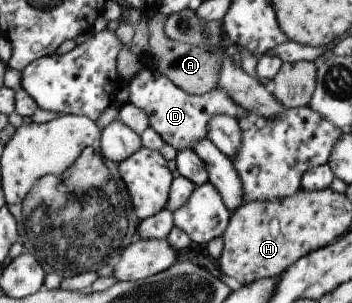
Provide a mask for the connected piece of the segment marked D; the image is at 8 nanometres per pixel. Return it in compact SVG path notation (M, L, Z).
M153 67L140 69L125 84L128 88L128 102L145 112L148 117L148 125L161 136L165 143L171 145L176 151L192 149L198 141L206 138L208 121L212 119L213 115L225 114L236 120L247 115L247 111L237 105L233 98L222 89L213 88L200 96L188 94L173 85L172 81L169 81Z

